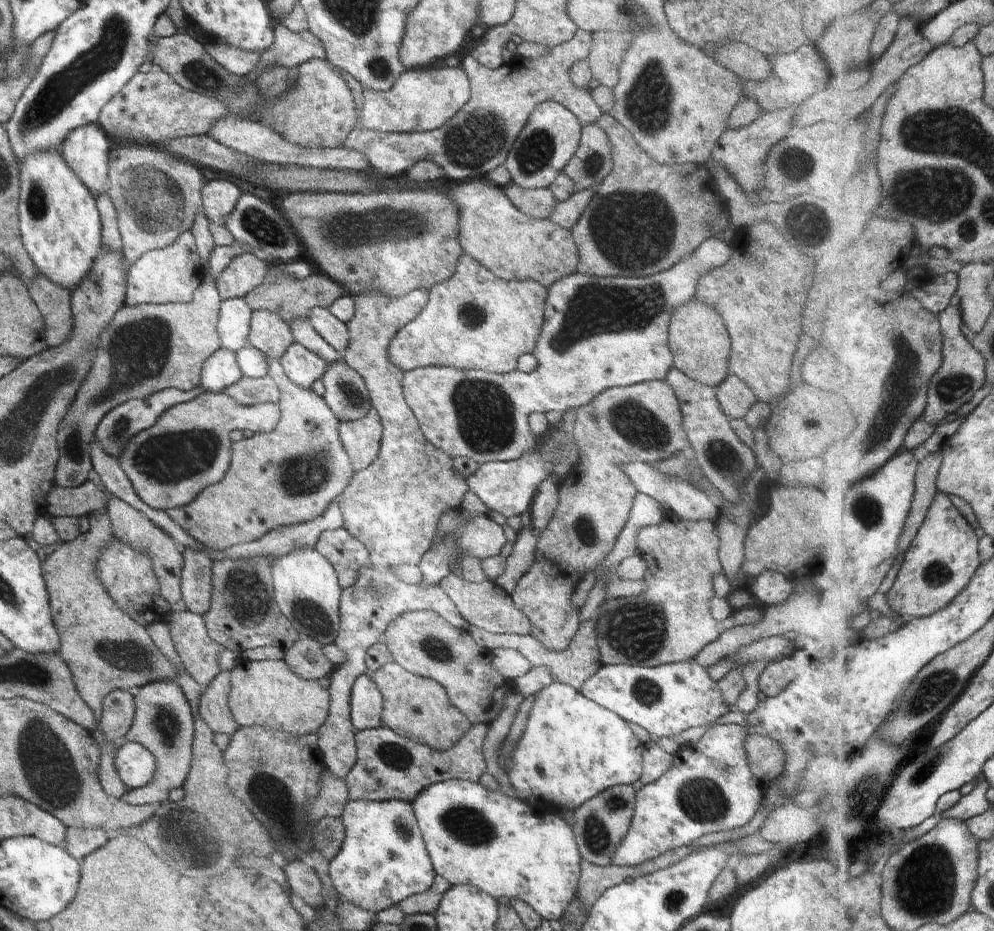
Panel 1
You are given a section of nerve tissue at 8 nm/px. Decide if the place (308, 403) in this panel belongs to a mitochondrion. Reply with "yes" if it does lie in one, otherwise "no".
no

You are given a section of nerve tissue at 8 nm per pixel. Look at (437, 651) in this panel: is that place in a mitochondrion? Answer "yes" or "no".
yes

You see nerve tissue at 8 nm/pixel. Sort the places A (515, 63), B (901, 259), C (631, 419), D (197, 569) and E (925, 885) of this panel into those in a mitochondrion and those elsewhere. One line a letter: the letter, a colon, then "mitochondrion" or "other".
A: other
B: other
C: mitochondrion
D: mitochondrion
E: mitochondrion

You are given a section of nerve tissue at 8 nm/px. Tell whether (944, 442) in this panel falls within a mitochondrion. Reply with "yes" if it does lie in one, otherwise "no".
no

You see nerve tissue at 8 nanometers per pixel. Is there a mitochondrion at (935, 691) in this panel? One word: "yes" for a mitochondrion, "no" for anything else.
yes

